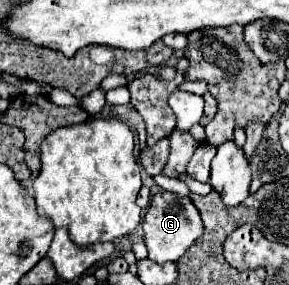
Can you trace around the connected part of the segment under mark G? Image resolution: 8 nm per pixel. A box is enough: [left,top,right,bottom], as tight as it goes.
[143,192,203,264]

